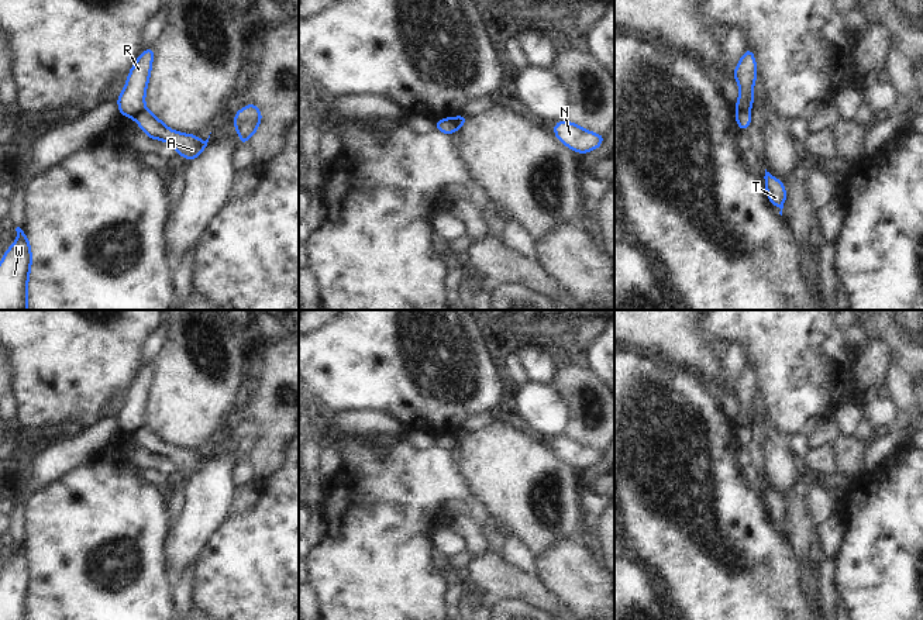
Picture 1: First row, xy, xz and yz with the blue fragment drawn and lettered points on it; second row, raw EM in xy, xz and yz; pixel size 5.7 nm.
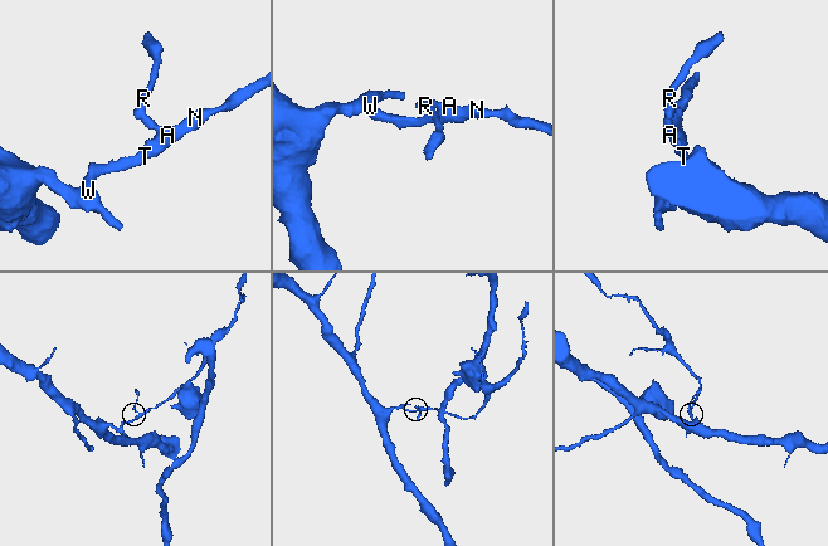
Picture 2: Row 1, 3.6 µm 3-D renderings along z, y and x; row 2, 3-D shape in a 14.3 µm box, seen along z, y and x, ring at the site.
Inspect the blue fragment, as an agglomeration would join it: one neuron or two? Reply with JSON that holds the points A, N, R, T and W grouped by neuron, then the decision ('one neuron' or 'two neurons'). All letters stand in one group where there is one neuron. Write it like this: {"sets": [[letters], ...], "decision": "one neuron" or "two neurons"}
{"sets": [["A", "N", "T", "W"], ["R"]], "decision": "two neurons"}

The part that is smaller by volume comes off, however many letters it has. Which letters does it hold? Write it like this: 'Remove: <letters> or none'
Remove: R

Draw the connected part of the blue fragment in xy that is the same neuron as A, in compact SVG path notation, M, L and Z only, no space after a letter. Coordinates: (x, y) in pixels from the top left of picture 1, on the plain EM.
M142 426L134 437L152 455L163 455L190 478L196 475L207 462L209 454L200 457L196 450L182 450L168 444L154 428Z

